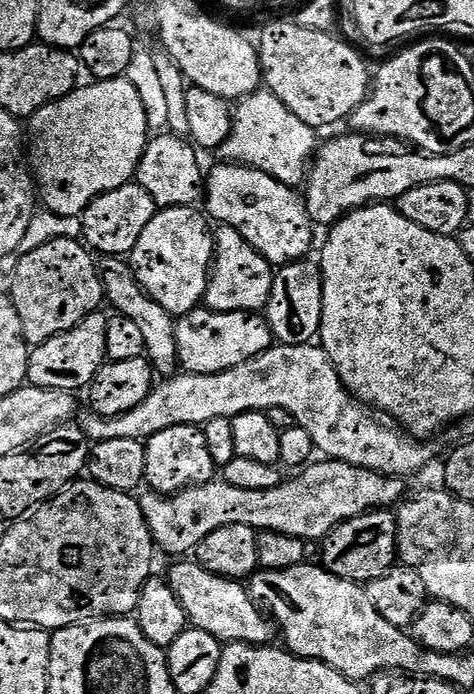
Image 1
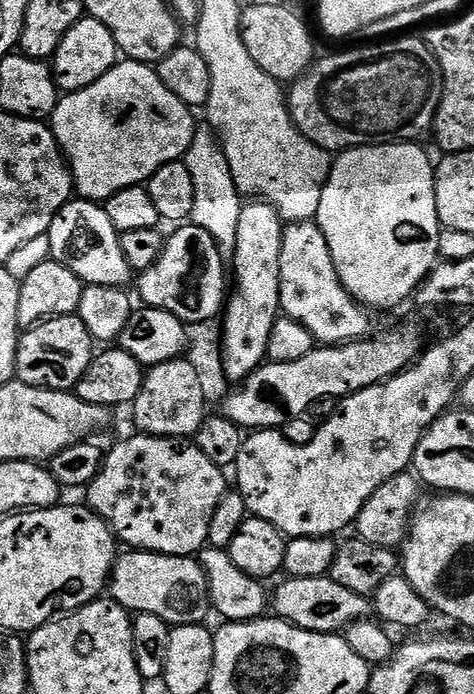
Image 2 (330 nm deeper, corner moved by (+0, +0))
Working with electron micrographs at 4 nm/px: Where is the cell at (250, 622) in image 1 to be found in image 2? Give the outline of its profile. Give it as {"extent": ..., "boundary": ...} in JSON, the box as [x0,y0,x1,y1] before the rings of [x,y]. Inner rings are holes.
{"extent":[110,550,212,625],"boundary":[[[128,550],[117,555],[110,577],[110,596],[129,613],[154,614],[168,625],[204,624],[212,608],[208,579],[199,559],[161,556],[159,552]]]}

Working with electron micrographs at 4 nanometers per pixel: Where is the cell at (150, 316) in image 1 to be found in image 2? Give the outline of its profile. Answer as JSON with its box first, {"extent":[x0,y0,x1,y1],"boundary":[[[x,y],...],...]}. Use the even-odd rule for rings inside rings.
{"extent":[48,198,134,288],"boundary":[[[73,198],[62,206],[62,210],[50,222],[48,235],[50,238],[50,257],[57,260],[66,270],[74,270],[85,285],[112,286],[124,288],[127,280],[134,276],[130,262],[126,262],[126,254],[122,254],[120,233],[114,222],[110,222],[110,214],[97,201]]]}

